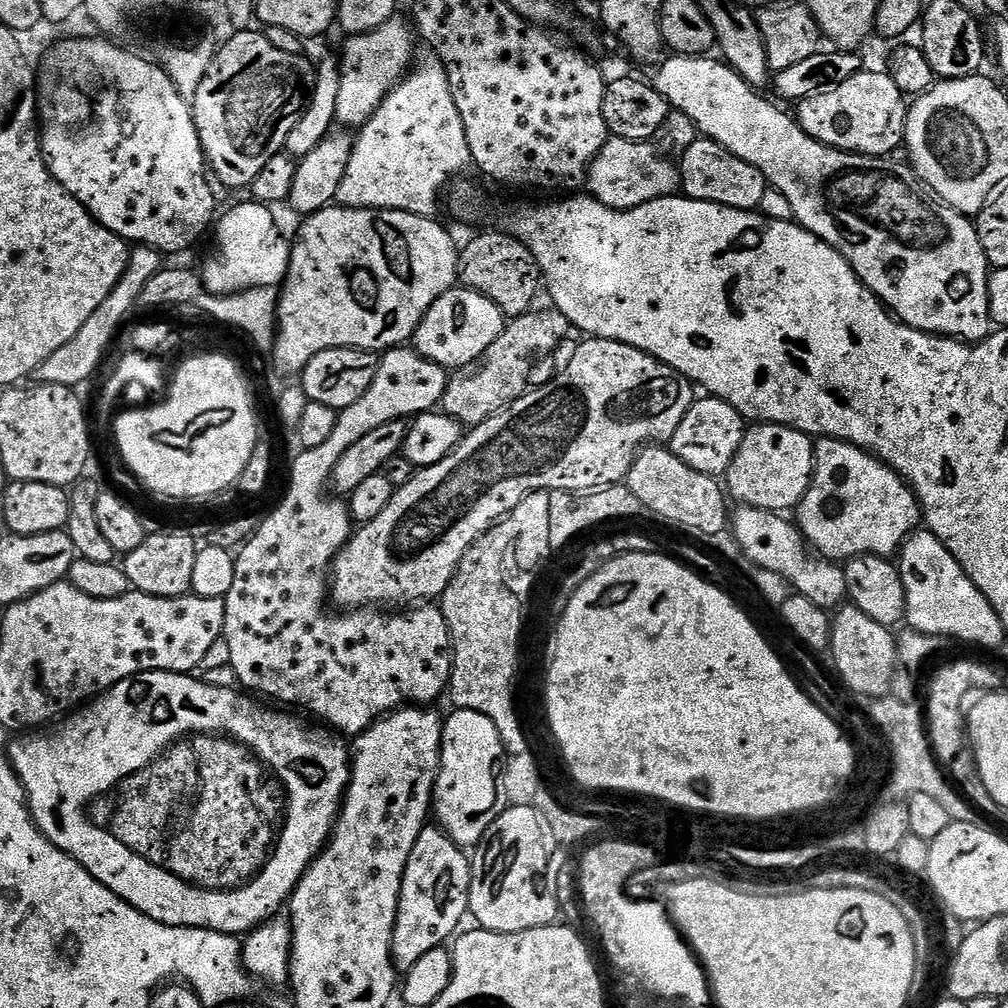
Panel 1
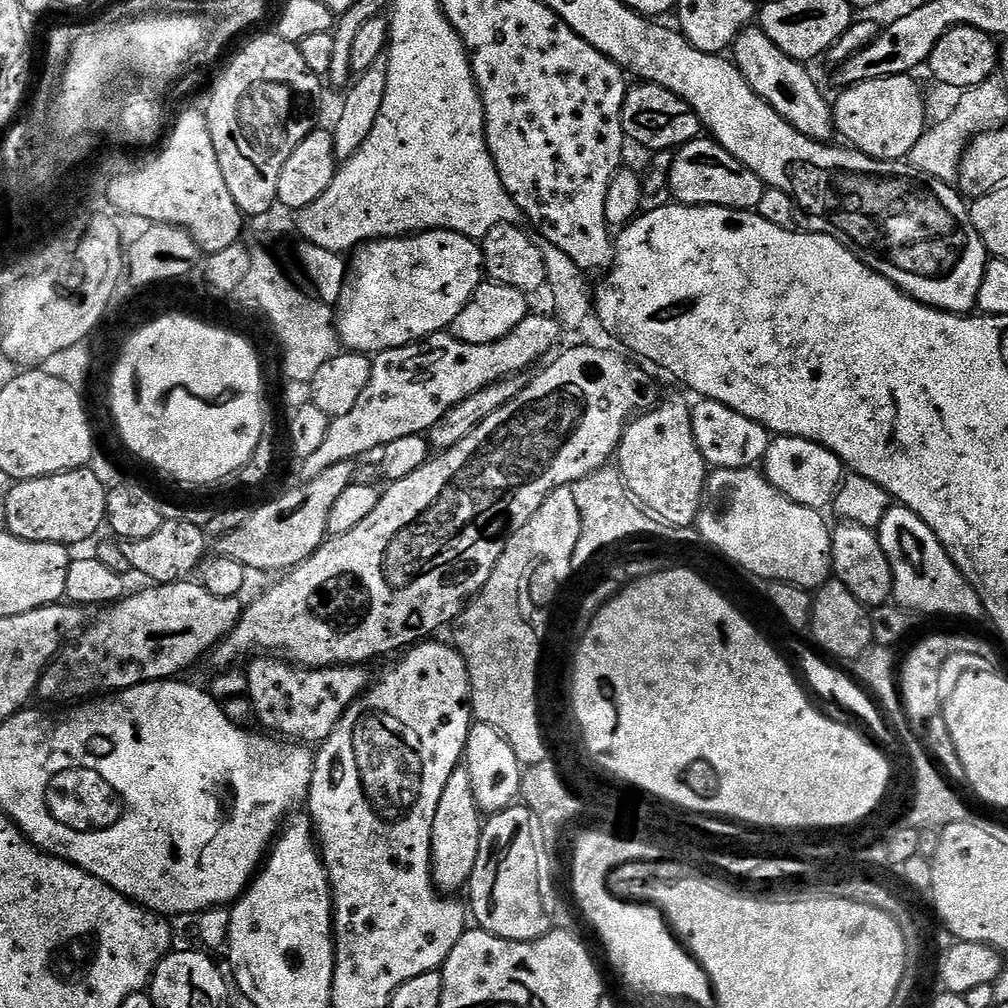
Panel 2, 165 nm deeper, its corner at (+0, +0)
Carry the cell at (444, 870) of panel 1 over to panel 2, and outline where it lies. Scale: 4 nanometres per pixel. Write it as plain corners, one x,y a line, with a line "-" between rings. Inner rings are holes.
458,767
442,790
432,827
432,880
441,893
456,894
472,877
474,862
478,862
481,827
482,813
474,798
474,786
470,786
470,774
467,767

